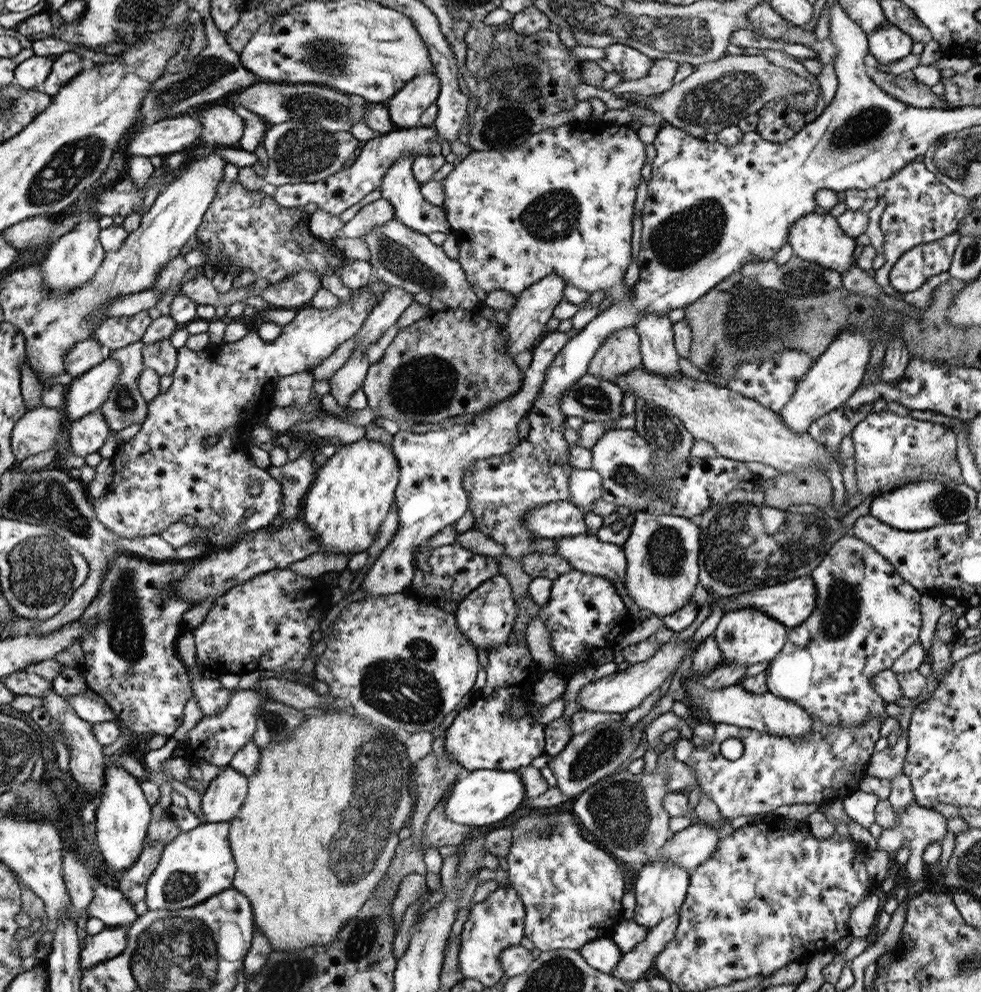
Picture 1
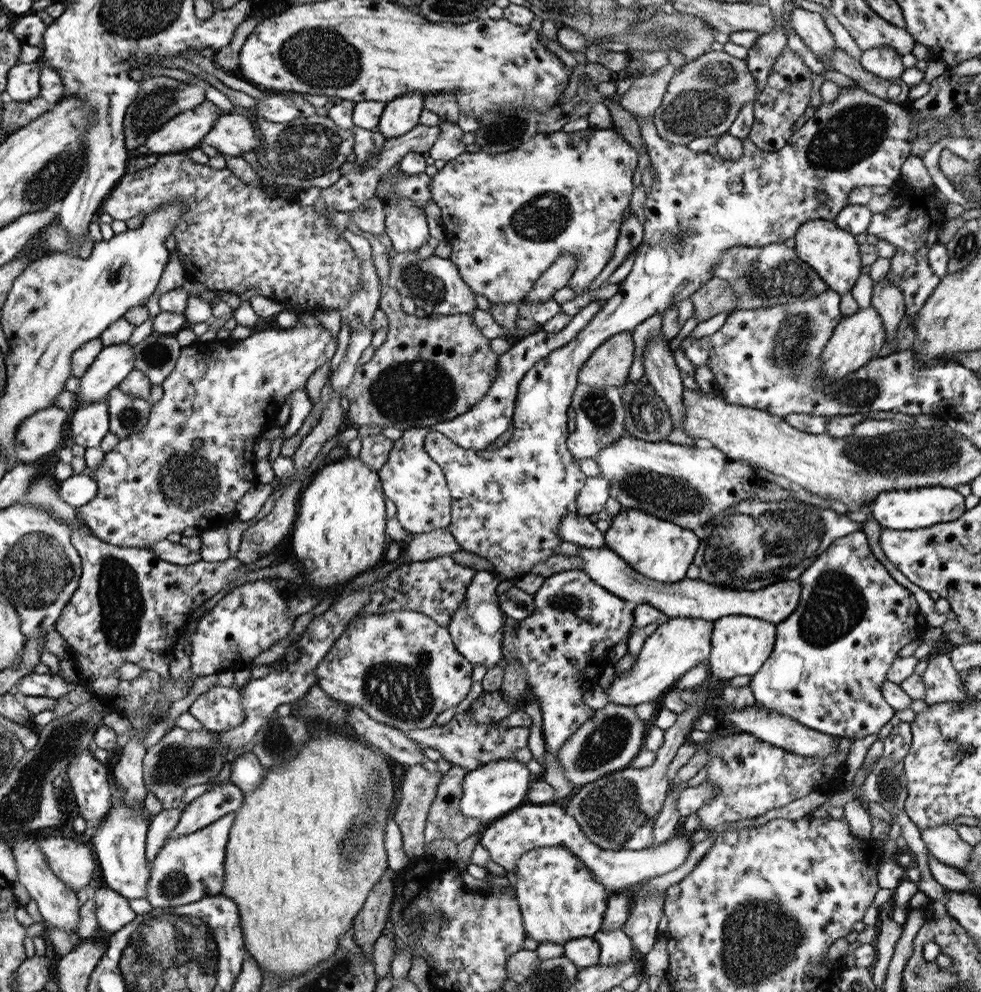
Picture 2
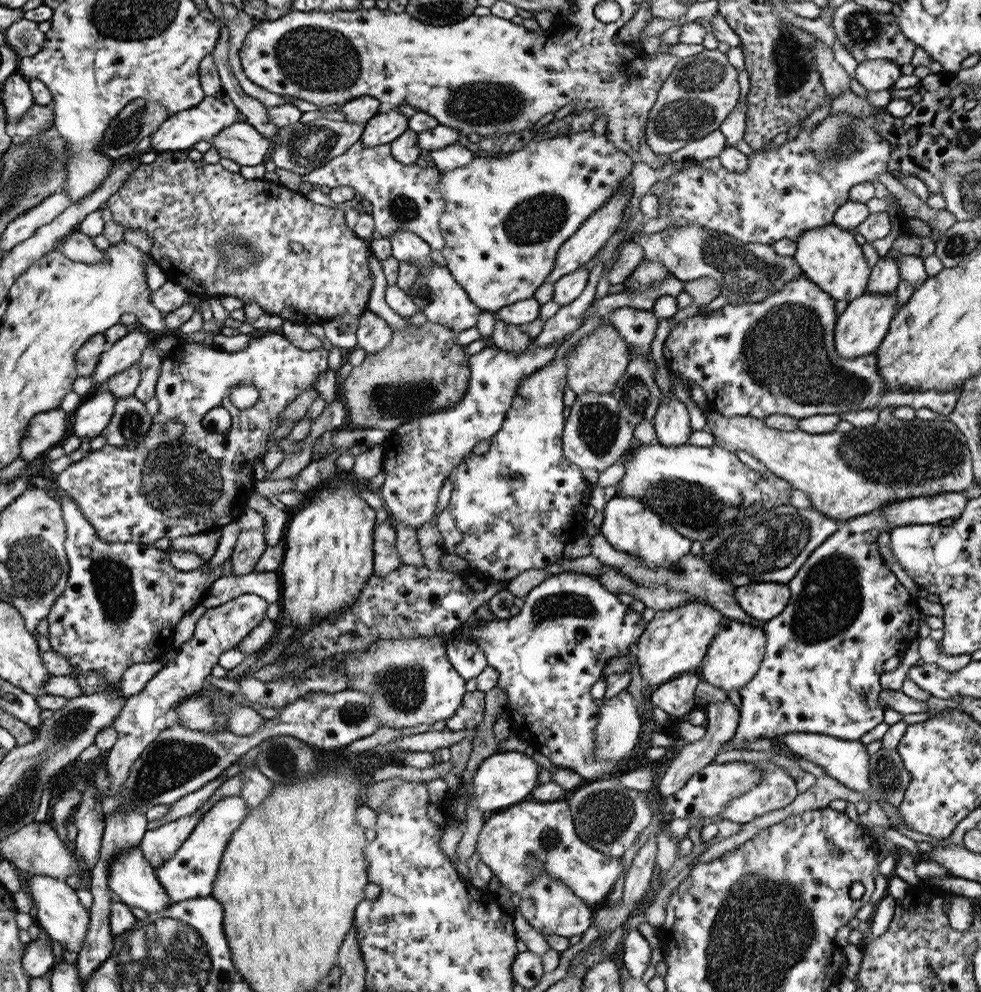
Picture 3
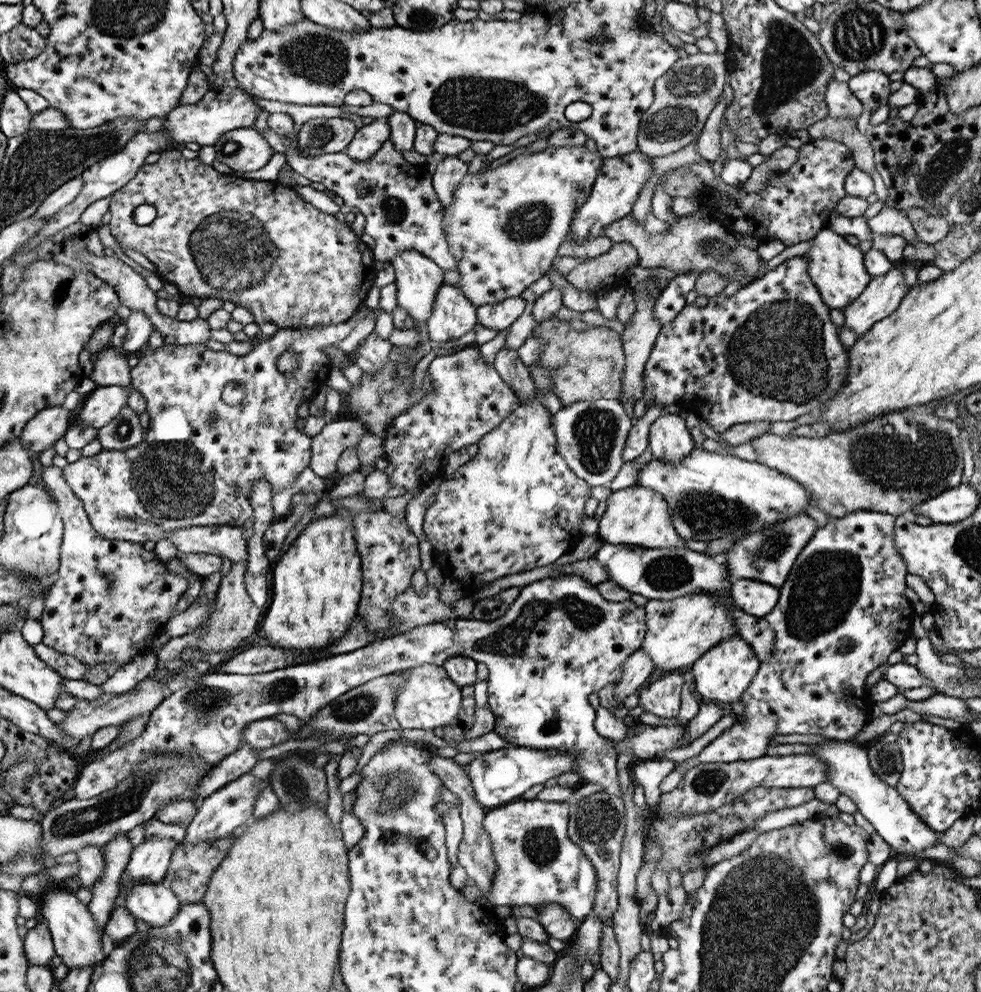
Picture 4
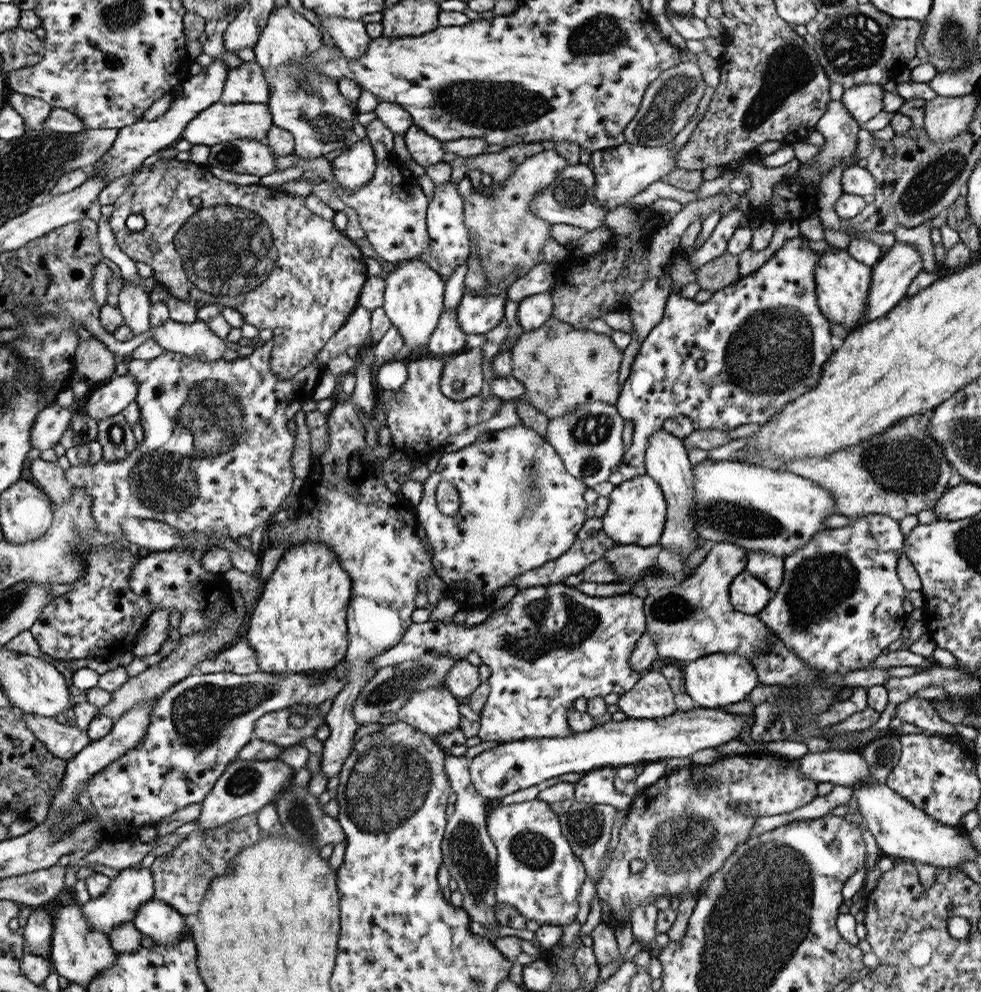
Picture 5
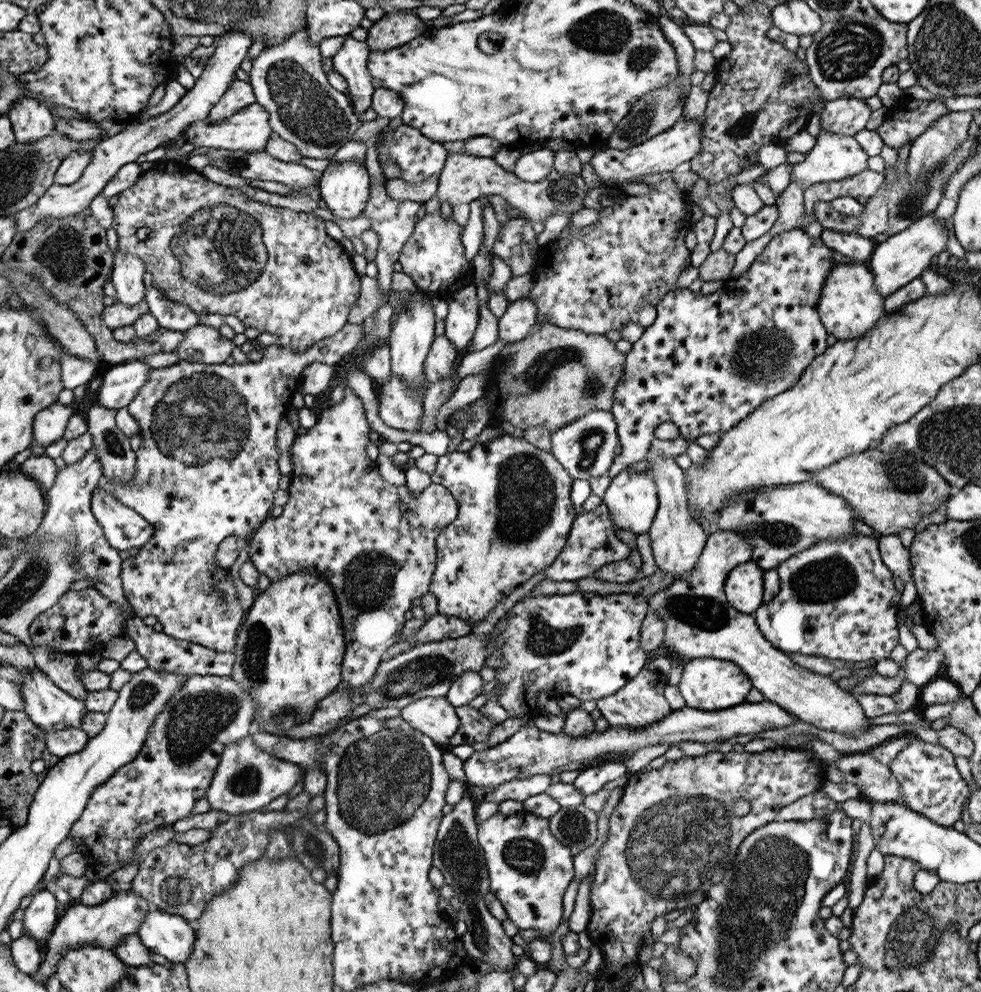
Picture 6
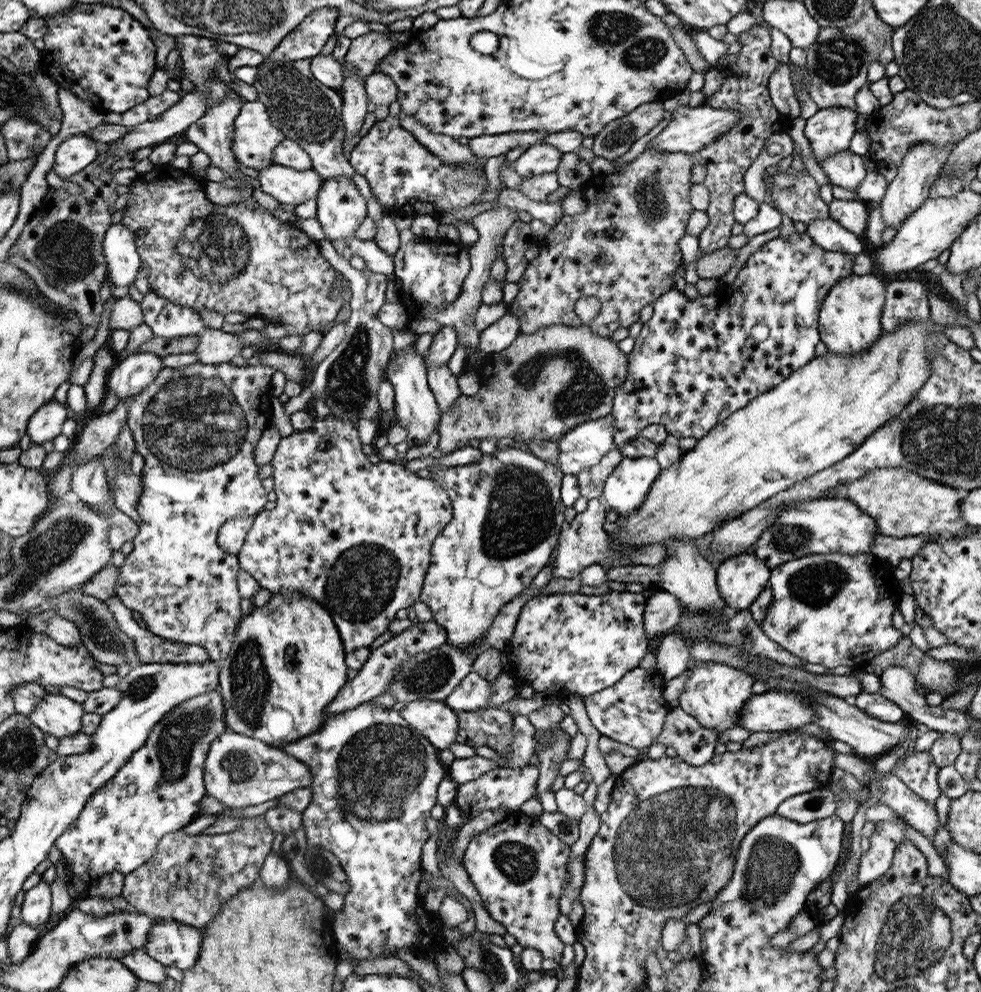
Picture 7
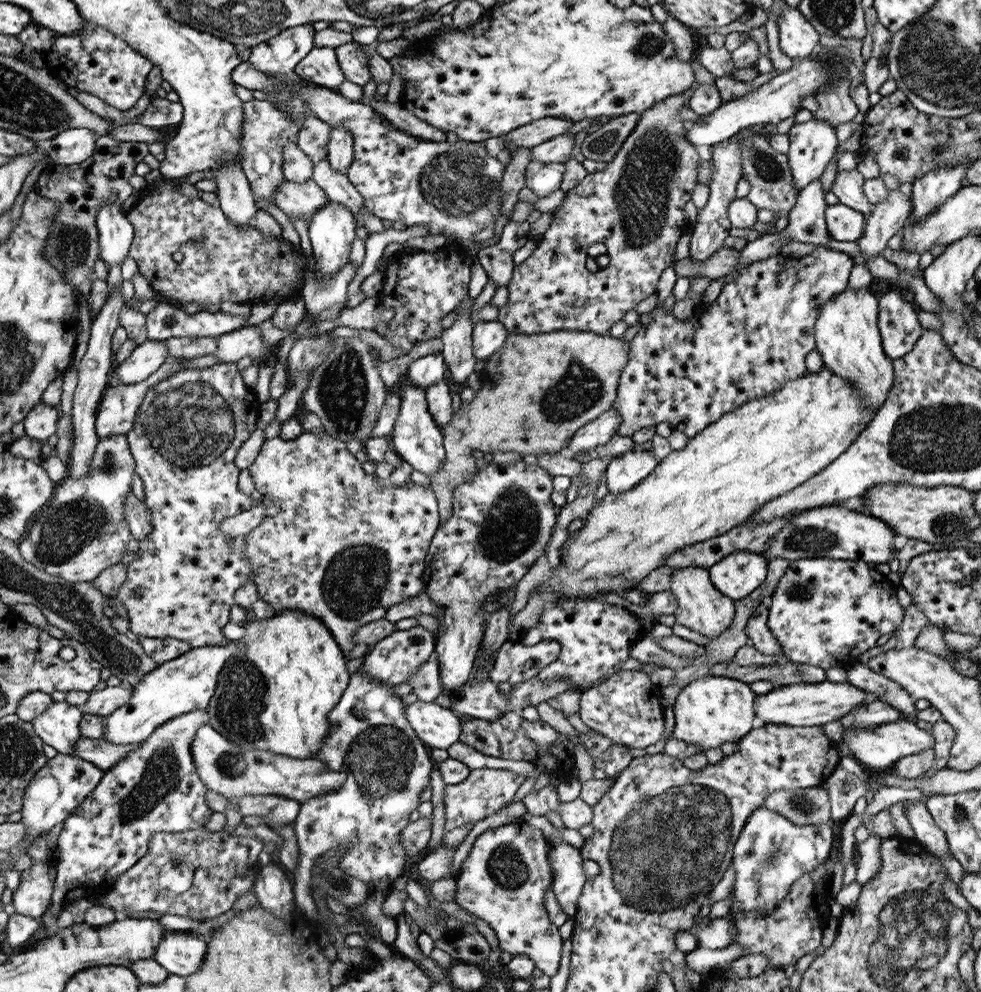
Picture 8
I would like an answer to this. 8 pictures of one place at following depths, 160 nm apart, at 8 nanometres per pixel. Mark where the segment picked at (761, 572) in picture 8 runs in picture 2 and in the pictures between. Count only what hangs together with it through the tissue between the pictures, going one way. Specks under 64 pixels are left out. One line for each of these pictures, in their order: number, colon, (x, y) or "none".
2: (690, 598)
3: (763, 601)
4: (756, 598)
5: (749, 595)
6: (743, 587)
7: (740, 580)

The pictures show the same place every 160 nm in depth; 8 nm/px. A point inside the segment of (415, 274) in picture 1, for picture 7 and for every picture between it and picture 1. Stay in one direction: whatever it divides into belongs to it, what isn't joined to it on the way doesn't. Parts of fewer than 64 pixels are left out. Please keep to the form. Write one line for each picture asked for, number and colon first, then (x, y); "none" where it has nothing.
2: (435, 284)
3: (436, 293)
4: (453, 315)
5: (447, 339)
6: (442, 358)
7: (442, 383)

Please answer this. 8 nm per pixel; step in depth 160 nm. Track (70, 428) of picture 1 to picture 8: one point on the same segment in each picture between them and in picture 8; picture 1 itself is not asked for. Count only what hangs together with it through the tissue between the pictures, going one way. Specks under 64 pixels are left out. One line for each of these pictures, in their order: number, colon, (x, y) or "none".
2: (90, 423)
3: (92, 416)
4: (103, 403)
5: (113, 396)
6: (121, 383)
7: (131, 374)
8: (148, 356)

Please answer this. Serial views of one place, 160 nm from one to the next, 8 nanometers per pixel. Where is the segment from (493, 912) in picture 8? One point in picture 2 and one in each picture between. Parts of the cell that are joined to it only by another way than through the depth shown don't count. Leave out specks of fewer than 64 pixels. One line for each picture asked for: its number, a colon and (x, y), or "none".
2: (529, 826)
3: (511, 841)
4: (537, 863)
5: (537, 873)
6: (529, 869)
7: (519, 866)

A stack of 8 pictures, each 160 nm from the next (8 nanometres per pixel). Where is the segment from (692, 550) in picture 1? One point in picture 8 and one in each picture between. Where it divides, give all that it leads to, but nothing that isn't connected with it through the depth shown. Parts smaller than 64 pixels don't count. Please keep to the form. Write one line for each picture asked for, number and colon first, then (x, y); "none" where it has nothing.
2: (663, 551)
3: (631, 527)
4: (637, 517)
5: (636, 514)
6: (632, 499)
7: (625, 489)
8: (624, 472)

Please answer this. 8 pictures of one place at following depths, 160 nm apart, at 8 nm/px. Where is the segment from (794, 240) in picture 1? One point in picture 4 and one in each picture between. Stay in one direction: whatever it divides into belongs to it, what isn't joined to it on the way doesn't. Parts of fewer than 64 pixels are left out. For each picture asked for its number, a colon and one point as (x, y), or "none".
2: (833, 253)
3: (829, 256)
4: (836, 267)

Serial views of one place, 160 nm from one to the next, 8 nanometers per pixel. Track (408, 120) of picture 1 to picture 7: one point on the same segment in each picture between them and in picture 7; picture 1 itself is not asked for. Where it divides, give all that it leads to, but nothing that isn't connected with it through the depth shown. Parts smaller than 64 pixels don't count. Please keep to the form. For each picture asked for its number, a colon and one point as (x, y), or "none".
2: (399, 116)
3: (384, 128)
4: (369, 138)
5: (354, 167)
6: (344, 186)
7: (340, 209)

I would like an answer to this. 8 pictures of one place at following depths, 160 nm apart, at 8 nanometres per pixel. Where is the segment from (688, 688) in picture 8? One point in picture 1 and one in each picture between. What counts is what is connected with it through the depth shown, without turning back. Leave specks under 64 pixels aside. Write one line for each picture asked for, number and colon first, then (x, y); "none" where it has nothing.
1: (745, 636)
2: (740, 644)
3: (735, 655)
4: (723, 673)
5: (717, 680)
6: (709, 684)
7: (714, 694)

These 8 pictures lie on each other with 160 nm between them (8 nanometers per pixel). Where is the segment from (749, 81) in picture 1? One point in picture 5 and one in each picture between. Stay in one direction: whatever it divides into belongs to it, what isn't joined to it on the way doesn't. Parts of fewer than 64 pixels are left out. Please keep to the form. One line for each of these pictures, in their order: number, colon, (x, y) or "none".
2: (702, 100)
3: (702, 90)
4: (683, 98)
5: (667, 105)

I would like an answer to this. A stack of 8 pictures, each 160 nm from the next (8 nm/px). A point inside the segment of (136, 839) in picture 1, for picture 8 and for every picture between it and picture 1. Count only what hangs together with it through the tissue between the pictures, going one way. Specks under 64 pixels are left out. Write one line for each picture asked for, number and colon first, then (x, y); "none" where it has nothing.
2: (120, 841)
3: (132, 878)
4: (155, 903)
5: (160, 921)
6: (169, 935)
7: (171, 943)
8: (180, 952)

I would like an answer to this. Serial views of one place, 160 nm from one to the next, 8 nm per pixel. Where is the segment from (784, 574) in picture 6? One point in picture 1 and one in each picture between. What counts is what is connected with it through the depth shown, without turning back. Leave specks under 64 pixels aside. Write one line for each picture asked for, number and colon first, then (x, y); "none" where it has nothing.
1: (866, 615)
2: (830, 658)
3: (848, 613)
4: (842, 611)
5: (839, 606)

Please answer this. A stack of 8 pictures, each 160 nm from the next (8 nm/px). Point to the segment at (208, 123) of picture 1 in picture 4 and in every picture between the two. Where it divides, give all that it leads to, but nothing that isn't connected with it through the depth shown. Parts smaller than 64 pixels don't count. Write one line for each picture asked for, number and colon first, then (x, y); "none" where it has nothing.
2: (233, 135)
3: (242, 142)
4: (244, 149)

